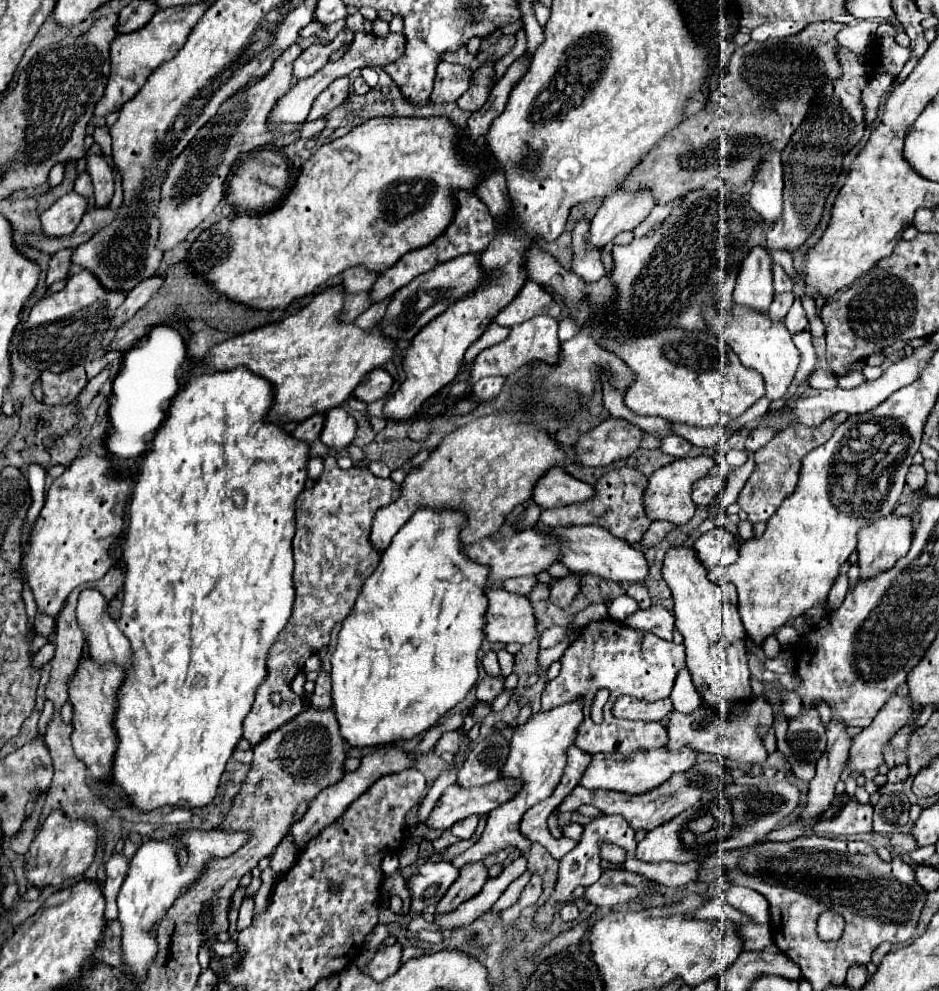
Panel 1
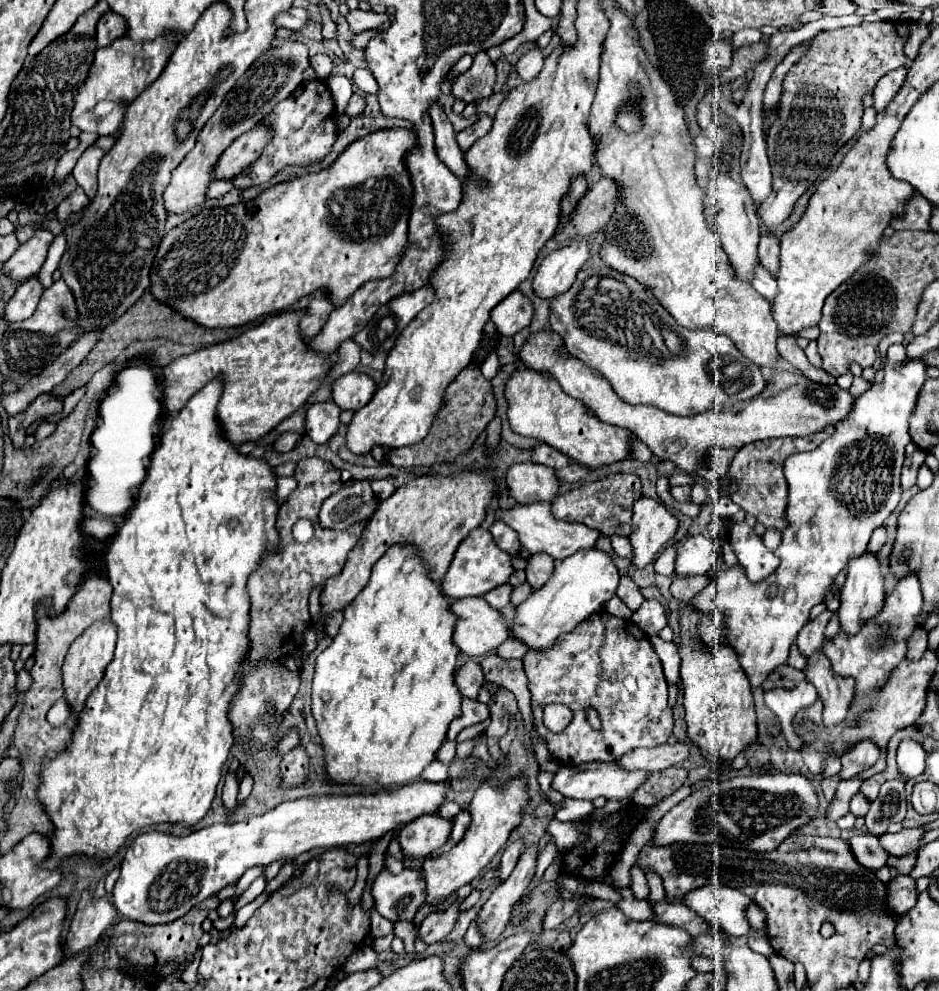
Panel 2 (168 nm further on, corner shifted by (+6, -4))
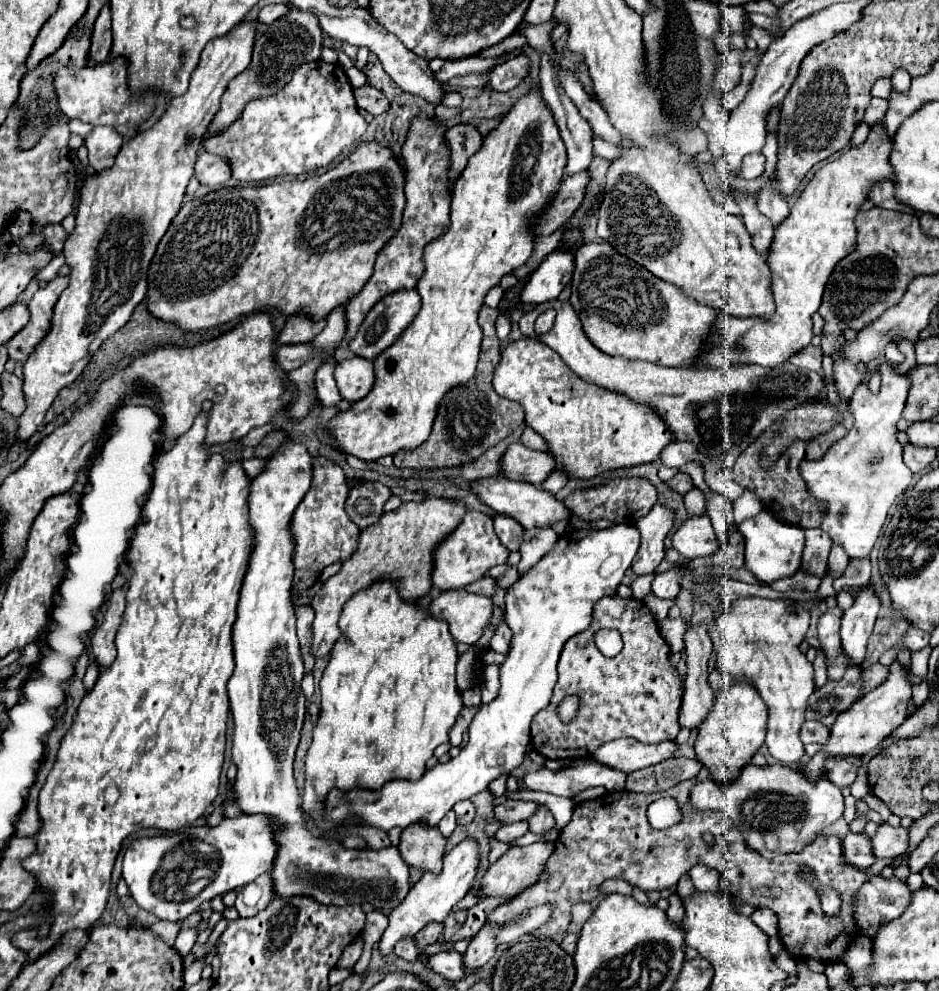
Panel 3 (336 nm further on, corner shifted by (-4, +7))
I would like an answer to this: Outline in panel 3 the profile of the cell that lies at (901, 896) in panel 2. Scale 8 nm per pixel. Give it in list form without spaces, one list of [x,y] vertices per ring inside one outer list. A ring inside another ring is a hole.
[[[874,876],[868,880],[856,896],[854,918],[860,926],[860,934],[874,936],[878,926],[886,924],[886,920],[898,918],[910,904],[912,890],[906,880],[896,876],[884,878]]]

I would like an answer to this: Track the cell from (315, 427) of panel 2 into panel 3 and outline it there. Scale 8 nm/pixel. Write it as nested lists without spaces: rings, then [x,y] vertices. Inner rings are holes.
[[[328,362],[328,364],[320,366],[316,372],[316,392],[318,392],[318,400],[324,408],[332,408],[342,400],[338,388],[336,388],[334,374],[332,374],[334,366],[336,366],[336,362]]]

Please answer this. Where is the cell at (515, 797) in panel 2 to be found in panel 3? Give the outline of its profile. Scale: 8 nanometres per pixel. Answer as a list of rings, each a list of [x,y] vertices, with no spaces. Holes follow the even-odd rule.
[[[466,838],[458,846],[454,846],[452,852],[448,852],[444,856],[444,866],[442,866],[440,874],[424,872],[424,876],[412,886],[412,890],[408,892],[404,902],[390,912],[390,916],[388,916],[390,924],[380,940],[382,954],[392,952],[394,944],[402,936],[414,936],[428,922],[442,922],[450,914],[452,906],[458,904],[468,894],[468,890],[474,886],[476,874],[478,874],[478,864],[480,864],[480,844],[476,838]]]

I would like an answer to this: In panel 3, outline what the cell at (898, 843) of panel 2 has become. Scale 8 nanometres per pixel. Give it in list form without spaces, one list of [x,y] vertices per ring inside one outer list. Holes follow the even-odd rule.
[[[880,824],[878,832],[872,836],[872,848],[876,858],[896,858],[908,848],[908,828]]]

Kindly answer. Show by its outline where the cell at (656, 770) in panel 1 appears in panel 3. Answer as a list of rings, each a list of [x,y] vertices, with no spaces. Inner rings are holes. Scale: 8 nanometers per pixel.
[[[586,758],[558,772],[552,772],[548,768],[528,772],[522,778],[522,782],[526,782],[528,790],[540,790],[540,792],[550,792],[550,794],[572,798],[574,794],[586,788],[594,788],[594,786],[604,786],[610,792],[624,790],[626,772],[614,770],[606,764],[598,764],[596,760]]]

